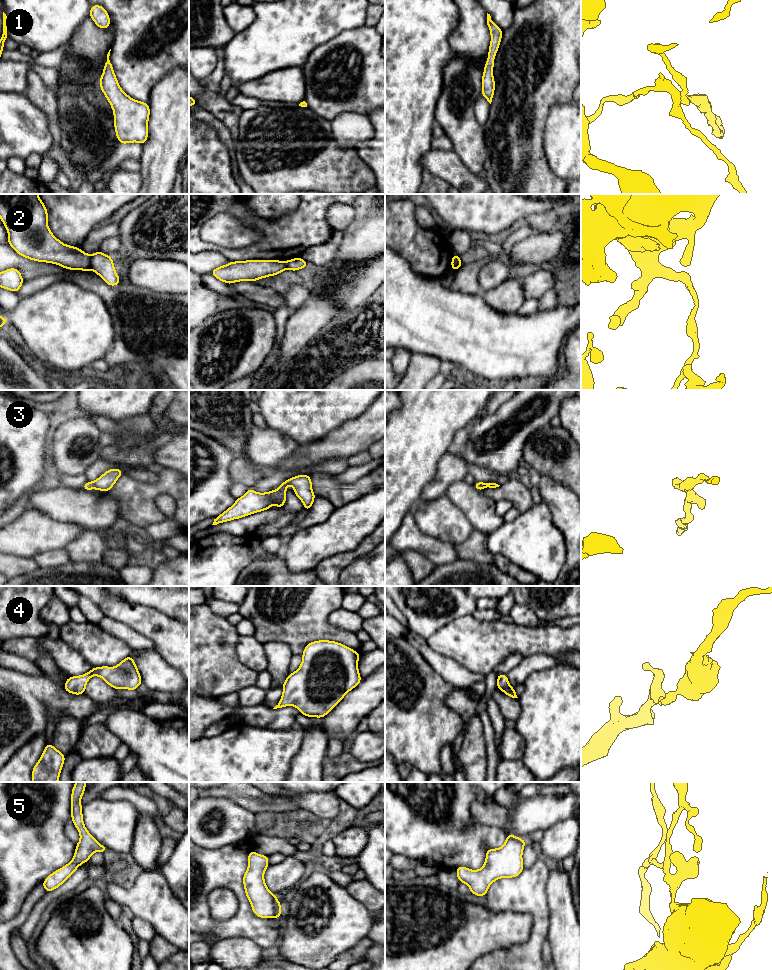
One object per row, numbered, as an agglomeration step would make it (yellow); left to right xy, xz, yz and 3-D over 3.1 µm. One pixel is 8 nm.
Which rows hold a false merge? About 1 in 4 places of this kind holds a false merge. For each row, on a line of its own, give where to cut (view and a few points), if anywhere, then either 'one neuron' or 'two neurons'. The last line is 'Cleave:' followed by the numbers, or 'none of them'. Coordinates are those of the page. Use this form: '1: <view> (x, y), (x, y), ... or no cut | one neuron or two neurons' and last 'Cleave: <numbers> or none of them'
1: no cut | one neuron
2: xy (91, 255), (90, 268) | two neurons
3: no cut | one neuron
4: no cut | one neuron
5: no cut | one neuron
Cleave: 2

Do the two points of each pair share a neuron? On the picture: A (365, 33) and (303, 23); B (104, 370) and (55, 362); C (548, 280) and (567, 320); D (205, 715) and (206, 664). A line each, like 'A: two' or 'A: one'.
A: two
B: two
C: two
D: two

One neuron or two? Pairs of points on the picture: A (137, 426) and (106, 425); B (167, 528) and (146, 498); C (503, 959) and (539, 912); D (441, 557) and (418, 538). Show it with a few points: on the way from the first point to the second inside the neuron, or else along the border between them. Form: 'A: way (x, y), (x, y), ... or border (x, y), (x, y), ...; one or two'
A: way (129, 428), (114, 428); one
B: border (167, 518), (144, 527); two
C: way (518, 956), (536, 938), (539, 927); one
D: way (435, 552), (424, 544); one

